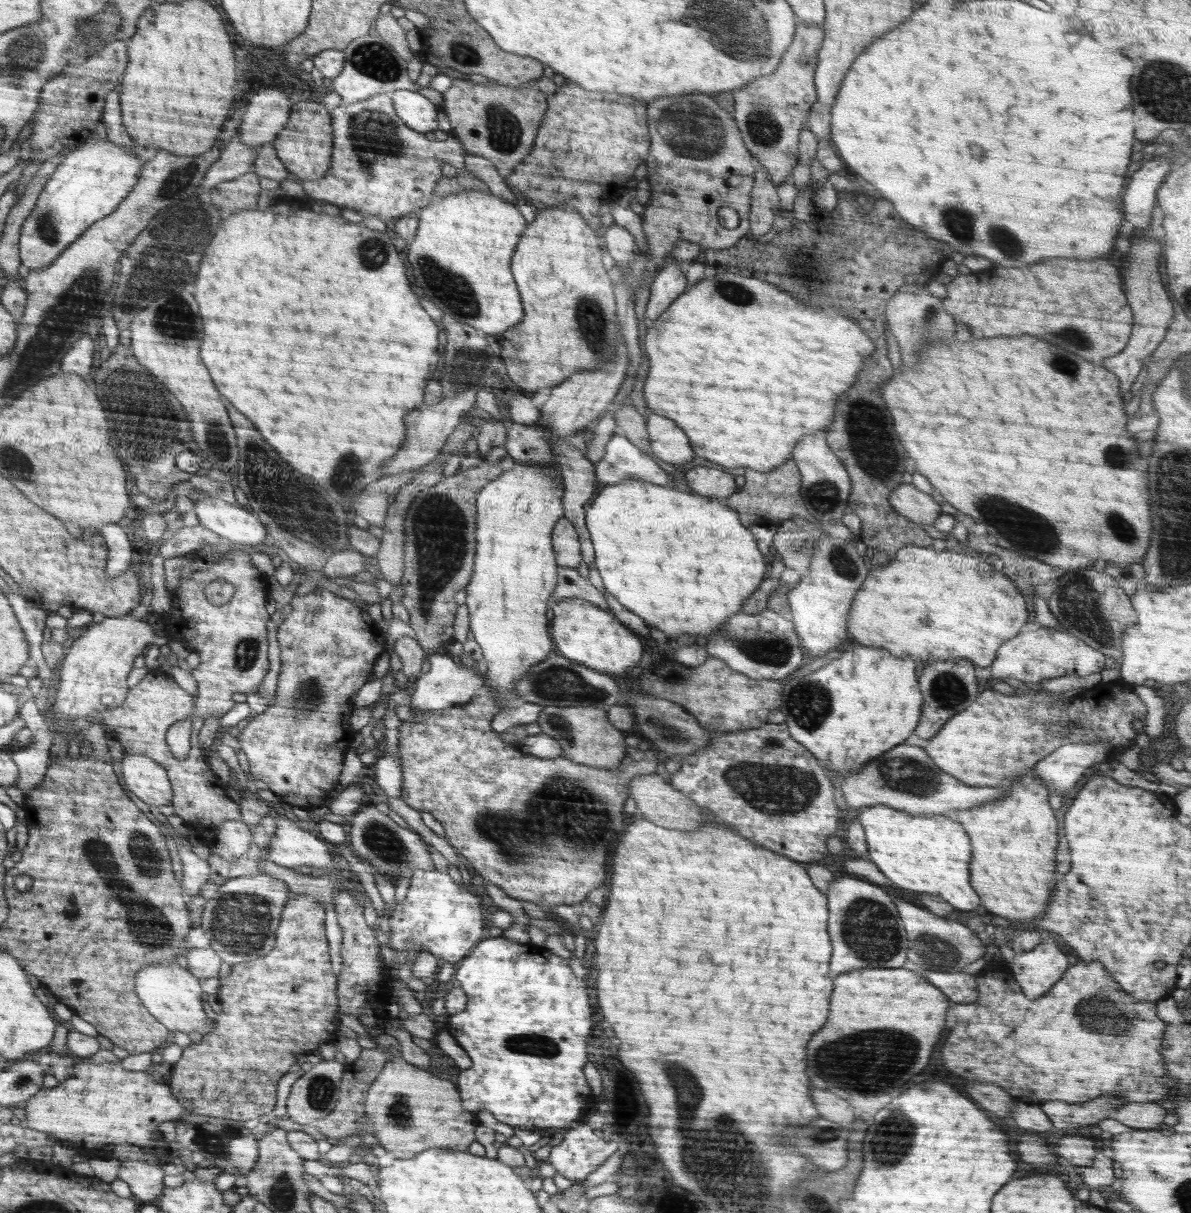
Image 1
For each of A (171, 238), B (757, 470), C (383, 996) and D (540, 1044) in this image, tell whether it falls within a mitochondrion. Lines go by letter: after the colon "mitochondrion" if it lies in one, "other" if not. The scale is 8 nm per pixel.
A: mitochondrion
B: other
C: other
D: mitochondrion

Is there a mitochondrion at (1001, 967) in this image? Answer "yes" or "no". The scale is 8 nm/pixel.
no

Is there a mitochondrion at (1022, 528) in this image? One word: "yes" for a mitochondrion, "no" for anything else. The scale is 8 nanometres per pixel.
yes

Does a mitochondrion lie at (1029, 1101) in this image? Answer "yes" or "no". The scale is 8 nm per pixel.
no

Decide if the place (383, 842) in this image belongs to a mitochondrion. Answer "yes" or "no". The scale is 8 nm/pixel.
yes

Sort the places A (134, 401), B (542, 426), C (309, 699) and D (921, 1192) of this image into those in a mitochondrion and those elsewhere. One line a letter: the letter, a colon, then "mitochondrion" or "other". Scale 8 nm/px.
A: mitochondrion
B: other
C: mitochondrion
D: other

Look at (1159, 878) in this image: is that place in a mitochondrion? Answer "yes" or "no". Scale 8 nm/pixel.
no

